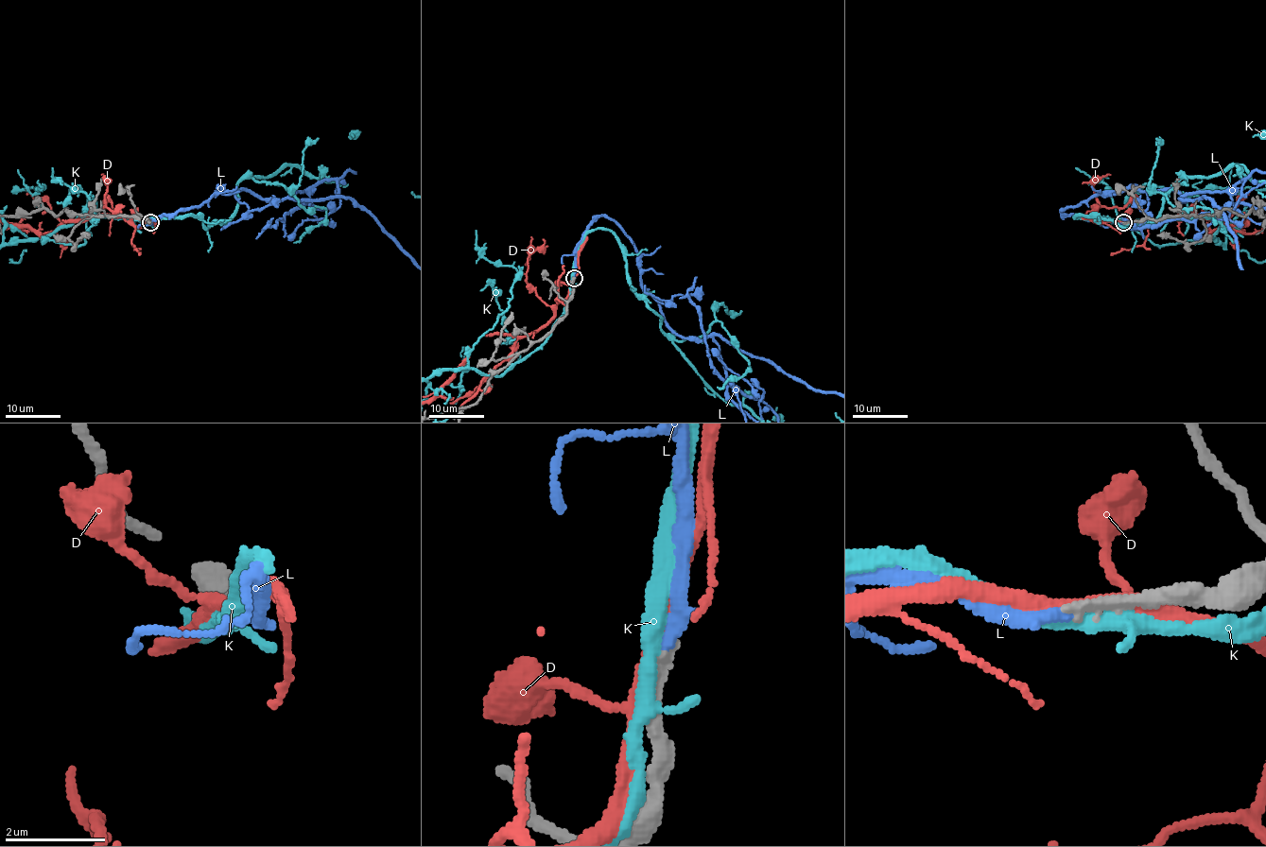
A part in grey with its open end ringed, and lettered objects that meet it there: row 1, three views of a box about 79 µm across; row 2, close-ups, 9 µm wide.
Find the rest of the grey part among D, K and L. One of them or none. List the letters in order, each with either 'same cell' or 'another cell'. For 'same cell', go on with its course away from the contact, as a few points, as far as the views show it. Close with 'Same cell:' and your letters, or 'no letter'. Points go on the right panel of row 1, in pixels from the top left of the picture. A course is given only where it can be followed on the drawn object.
D: another cell
K: another cell
L: same cell
Same cell: L

